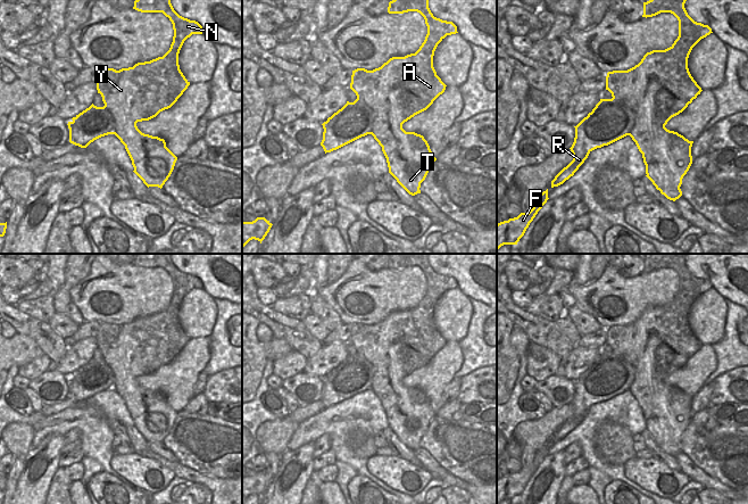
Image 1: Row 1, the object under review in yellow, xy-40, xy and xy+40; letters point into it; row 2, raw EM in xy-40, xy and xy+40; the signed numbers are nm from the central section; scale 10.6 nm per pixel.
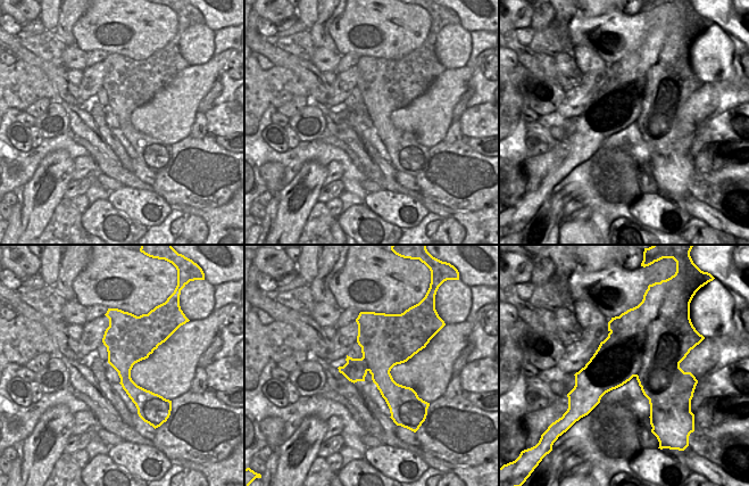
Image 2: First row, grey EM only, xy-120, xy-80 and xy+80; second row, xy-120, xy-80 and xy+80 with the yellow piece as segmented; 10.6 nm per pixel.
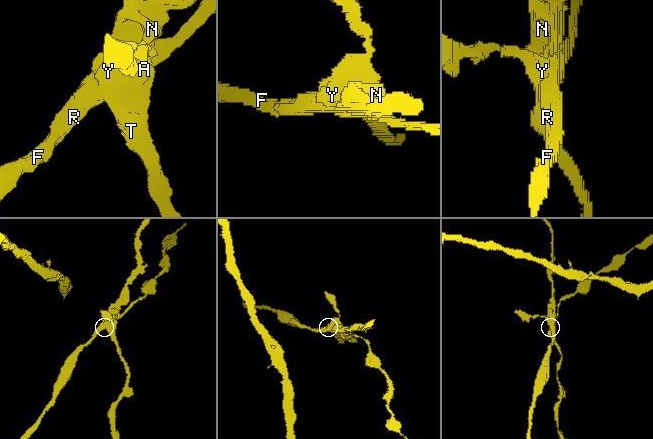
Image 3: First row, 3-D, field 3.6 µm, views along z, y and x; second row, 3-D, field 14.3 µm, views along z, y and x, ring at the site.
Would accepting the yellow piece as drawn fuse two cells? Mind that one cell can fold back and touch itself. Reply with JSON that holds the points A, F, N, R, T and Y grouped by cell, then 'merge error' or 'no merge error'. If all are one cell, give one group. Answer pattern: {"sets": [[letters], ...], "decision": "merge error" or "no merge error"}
{"sets": [["A", "N", "T", "Y"], ["F", "R"]], "decision": "merge error"}

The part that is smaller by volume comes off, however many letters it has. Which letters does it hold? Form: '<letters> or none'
A, N, T, Y

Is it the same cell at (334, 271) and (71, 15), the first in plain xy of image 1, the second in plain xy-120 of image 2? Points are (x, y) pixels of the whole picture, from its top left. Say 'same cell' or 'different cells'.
same cell

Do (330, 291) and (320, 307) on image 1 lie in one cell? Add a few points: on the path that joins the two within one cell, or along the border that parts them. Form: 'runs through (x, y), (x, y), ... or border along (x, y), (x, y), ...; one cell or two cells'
border along (313, 289), (341, 320); two cells

